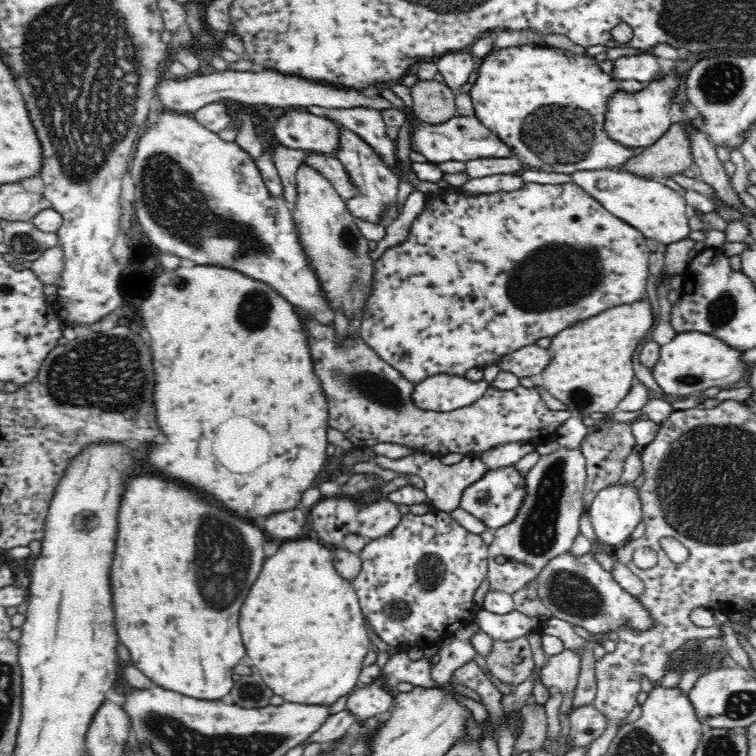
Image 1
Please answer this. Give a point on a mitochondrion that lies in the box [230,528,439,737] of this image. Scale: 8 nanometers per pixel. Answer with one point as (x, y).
(251, 692)

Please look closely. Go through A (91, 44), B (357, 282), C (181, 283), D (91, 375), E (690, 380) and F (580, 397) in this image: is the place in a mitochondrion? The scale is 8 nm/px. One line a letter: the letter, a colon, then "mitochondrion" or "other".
A: mitochondrion
B: mitochondrion
C: other
D: mitochondrion
E: mitochondrion
F: mitochondrion

